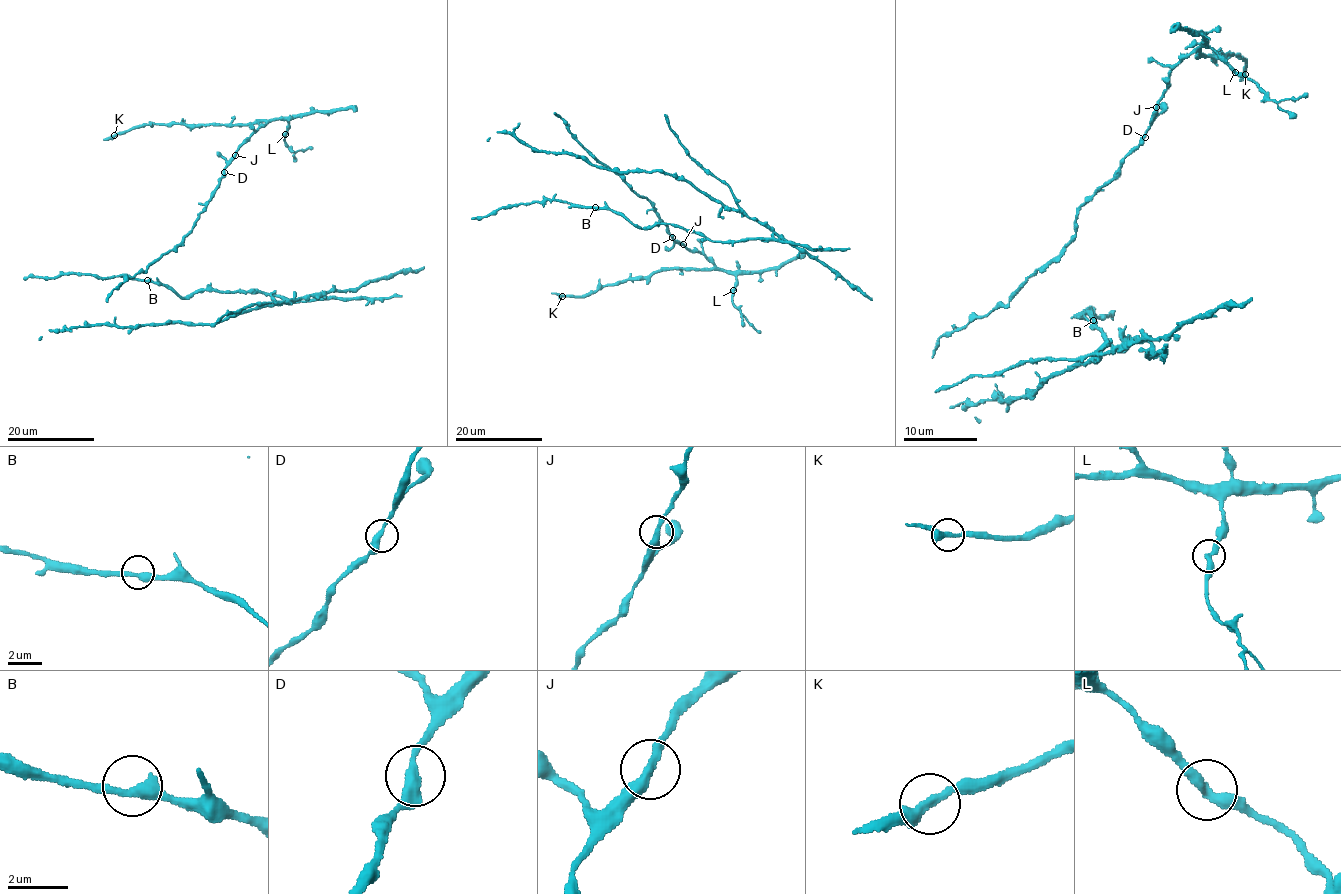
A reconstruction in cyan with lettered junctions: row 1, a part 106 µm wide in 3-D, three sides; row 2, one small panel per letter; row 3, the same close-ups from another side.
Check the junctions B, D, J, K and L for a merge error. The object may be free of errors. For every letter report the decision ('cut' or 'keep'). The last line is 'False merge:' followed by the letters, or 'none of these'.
B: keep
D: keep
J: keep
K: keep
L: keep
False merge: none of these

